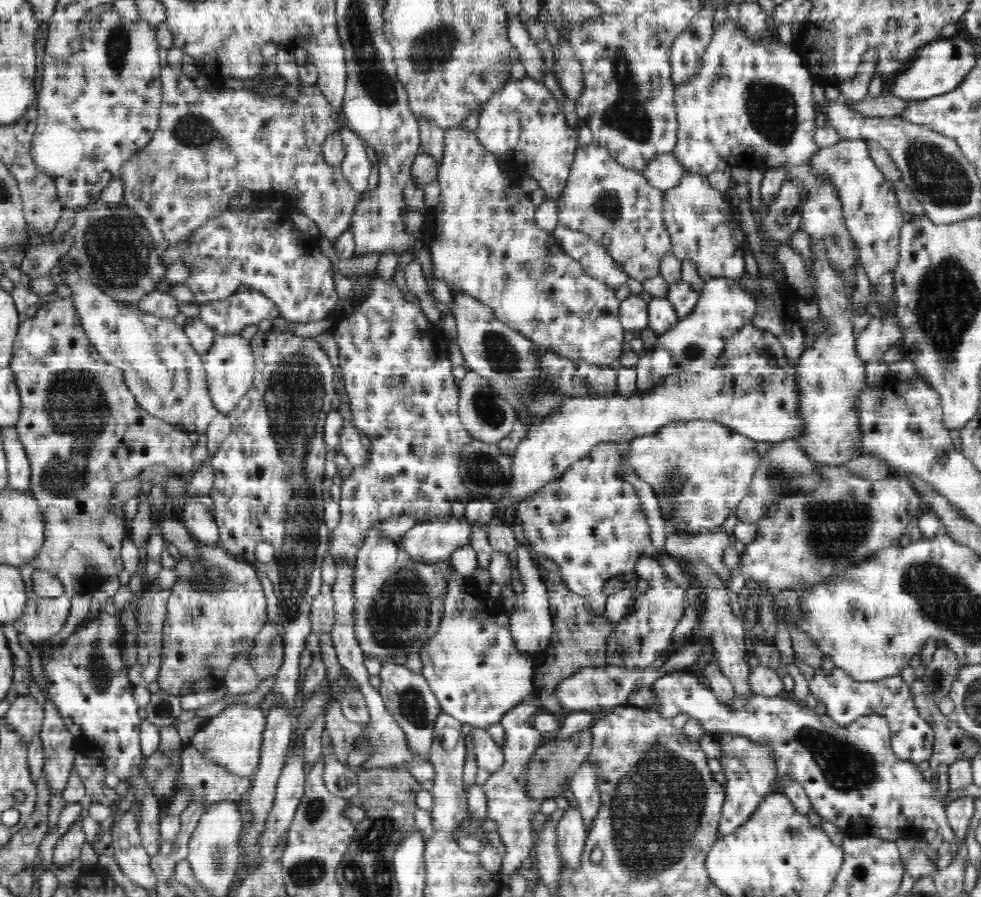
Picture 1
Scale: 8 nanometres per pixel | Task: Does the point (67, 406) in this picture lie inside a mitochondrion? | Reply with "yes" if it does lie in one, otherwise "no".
yes

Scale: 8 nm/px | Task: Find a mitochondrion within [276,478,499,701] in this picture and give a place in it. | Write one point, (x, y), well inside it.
(399, 611)

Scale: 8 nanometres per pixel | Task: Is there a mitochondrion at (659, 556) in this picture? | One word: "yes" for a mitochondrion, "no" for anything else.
no

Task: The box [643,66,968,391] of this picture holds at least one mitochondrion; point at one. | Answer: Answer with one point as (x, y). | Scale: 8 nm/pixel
(772, 109)

